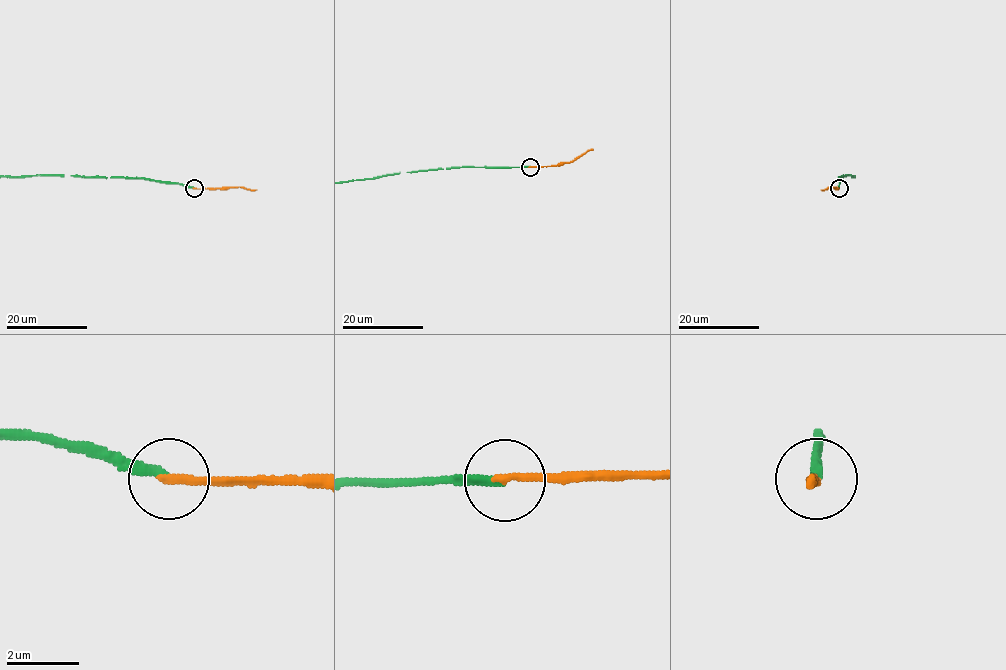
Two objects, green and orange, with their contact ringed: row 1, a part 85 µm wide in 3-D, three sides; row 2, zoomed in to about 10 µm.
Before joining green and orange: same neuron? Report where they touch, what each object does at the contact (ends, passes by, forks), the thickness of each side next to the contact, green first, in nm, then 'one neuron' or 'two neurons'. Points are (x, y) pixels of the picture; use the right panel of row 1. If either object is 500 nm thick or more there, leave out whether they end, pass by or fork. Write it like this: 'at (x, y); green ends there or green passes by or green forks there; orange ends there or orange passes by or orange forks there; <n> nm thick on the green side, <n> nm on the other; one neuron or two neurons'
at (839, 188); green ends there; orange ends there; 240 nm thick on the green side, 220 nm on the other; one neuron

